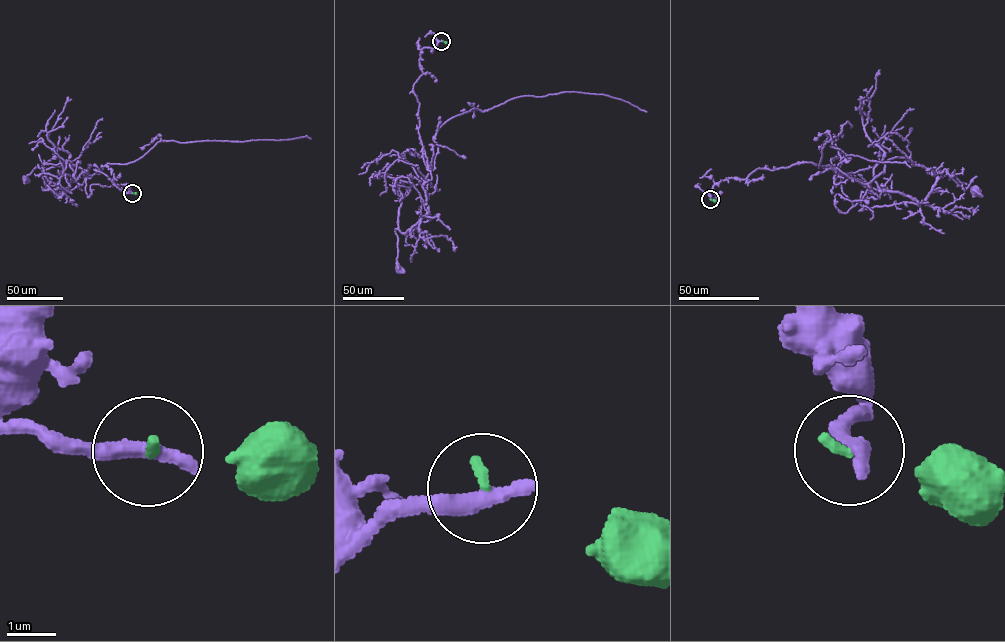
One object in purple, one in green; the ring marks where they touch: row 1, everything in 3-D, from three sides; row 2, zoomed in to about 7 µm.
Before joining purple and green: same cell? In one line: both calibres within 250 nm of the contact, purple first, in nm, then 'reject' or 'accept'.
440 nm thick on the purple side, 160 nm on the other; reject

